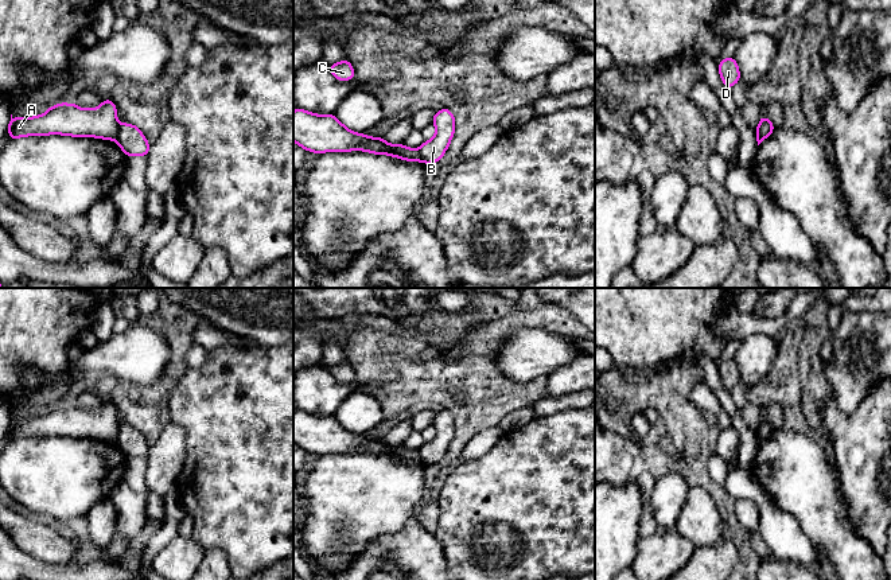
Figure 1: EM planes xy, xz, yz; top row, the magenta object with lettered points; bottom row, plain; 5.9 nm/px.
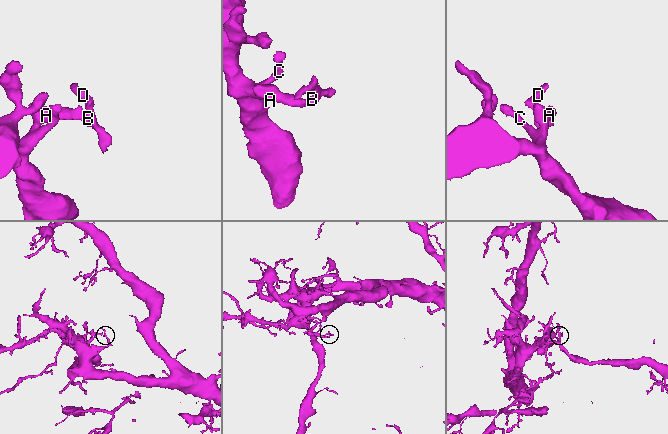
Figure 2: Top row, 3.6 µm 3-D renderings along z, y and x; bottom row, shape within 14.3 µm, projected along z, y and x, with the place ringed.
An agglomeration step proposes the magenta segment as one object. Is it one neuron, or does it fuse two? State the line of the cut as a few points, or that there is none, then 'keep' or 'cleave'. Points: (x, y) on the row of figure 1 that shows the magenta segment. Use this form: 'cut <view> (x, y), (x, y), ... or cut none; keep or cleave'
cut xy (120, 125), (115, 139); cleave

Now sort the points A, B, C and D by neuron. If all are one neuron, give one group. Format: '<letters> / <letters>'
A C / B D

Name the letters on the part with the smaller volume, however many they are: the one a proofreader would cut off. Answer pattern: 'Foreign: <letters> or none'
Foreign: B, D

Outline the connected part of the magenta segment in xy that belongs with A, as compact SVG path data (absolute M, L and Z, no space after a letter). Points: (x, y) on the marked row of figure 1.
M108 98L93 109L79 108L74 102L61 102L48 108L44 114L30 118L13 118L11 114L7 131L11 140L46 135L116 140L120 129L116 112L116 105Z

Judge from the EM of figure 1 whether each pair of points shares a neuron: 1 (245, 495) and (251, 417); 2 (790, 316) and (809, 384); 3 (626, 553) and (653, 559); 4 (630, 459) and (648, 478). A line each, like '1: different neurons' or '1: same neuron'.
1: same neuron
2: different neurons
3: different neurons
4: different neurons

